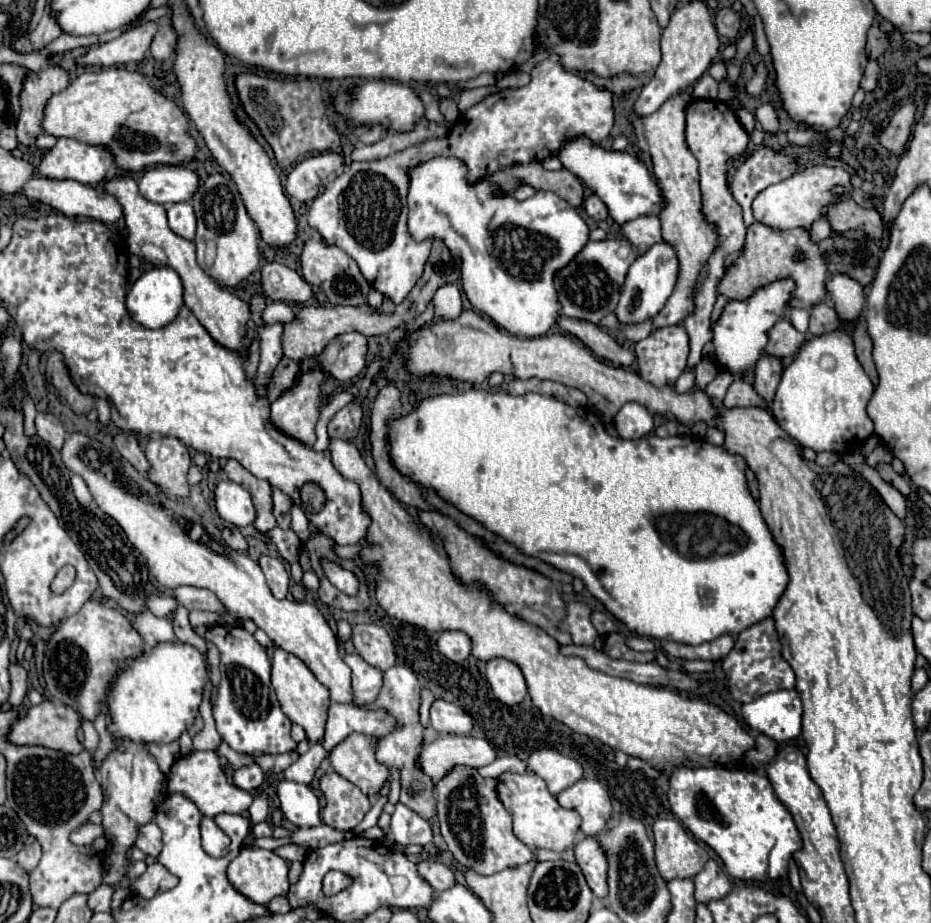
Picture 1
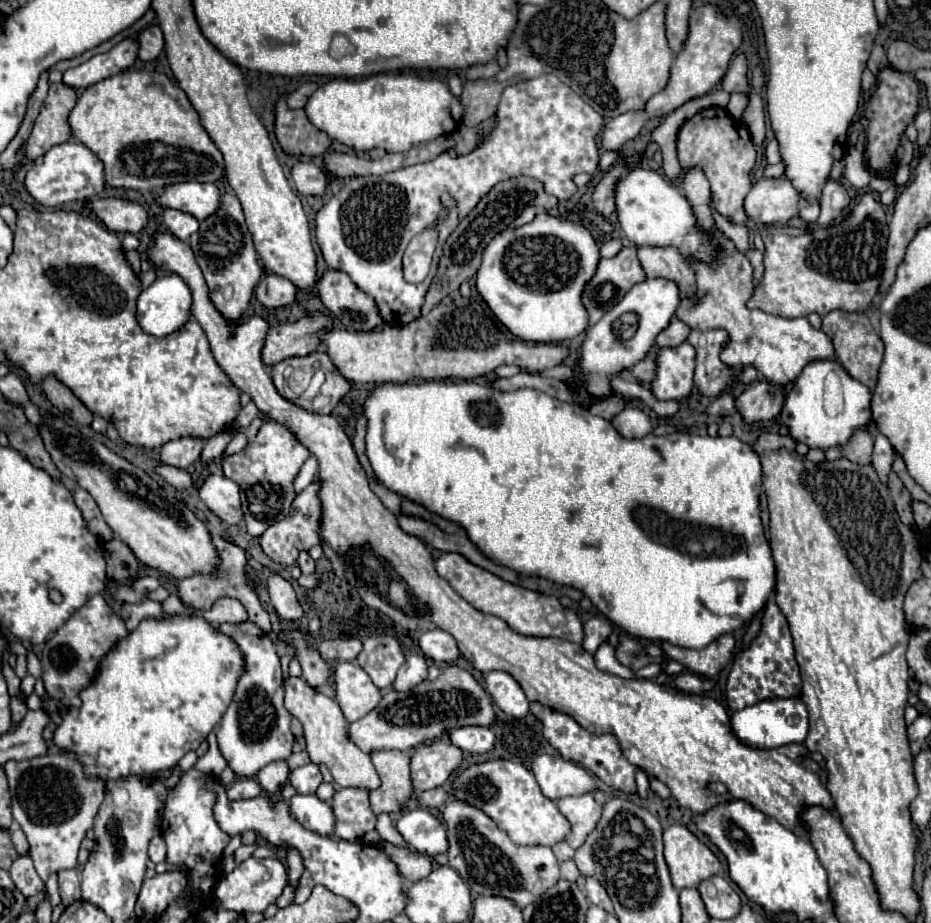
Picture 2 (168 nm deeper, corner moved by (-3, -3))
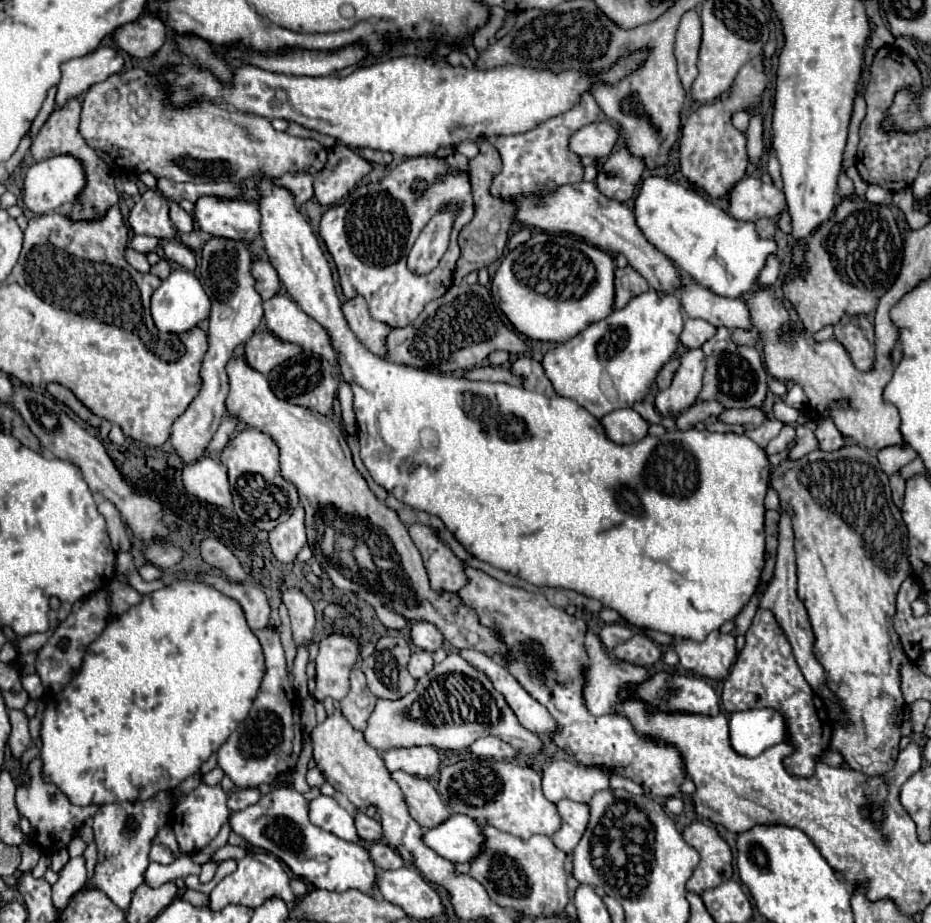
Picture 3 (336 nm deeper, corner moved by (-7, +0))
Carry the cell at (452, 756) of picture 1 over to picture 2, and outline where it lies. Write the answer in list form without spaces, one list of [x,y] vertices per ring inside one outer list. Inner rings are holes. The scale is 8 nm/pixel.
[[[434,740],[430,744],[418,746],[412,754],[410,772],[412,784],[418,792],[432,790],[446,784],[448,776],[462,762],[462,750],[448,740]]]

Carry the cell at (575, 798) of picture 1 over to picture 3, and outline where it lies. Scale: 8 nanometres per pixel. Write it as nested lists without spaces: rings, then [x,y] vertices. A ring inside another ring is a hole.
[[[562,799],[556,803],[556,807],[562,817],[562,829],[552,835],[552,841],[562,851],[570,853],[570,851],[574,851],[574,847],[578,845],[578,841],[582,839],[582,835],[586,831],[590,807],[588,807],[588,803],[578,803],[572,799]]]

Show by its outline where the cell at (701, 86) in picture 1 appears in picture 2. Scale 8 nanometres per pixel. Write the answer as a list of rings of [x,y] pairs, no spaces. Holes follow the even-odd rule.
[[[741,52],[738,53],[738,56],[731,60],[730,70],[728,74],[724,76],[722,80],[722,88],[730,94],[734,92],[742,92],[742,94],[748,94],[750,90],[750,84],[748,84],[747,79],[747,63],[745,55]]]

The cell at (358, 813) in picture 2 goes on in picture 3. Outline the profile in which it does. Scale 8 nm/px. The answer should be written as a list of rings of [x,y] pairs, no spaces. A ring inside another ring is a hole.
[[[356,811],[354,813],[354,823],[356,823],[356,829],[358,829],[358,837],[364,839],[364,841],[374,841],[382,835],[382,827],[376,819],[368,817],[366,813],[360,813]]]

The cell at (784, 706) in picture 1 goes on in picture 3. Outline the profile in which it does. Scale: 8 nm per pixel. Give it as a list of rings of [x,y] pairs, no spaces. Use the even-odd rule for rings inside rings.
[[[770,707],[736,711],[730,715],[730,743],[746,757],[758,757],[788,737],[786,719]]]

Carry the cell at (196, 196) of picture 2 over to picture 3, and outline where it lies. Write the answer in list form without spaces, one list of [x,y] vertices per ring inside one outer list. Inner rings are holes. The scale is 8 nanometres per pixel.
[[[204,195],[194,203],[194,217],[202,231],[228,239],[252,241],[260,233],[258,205],[242,197]]]

